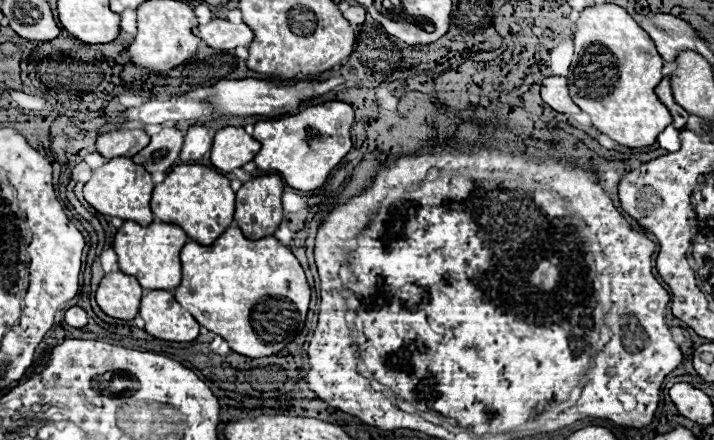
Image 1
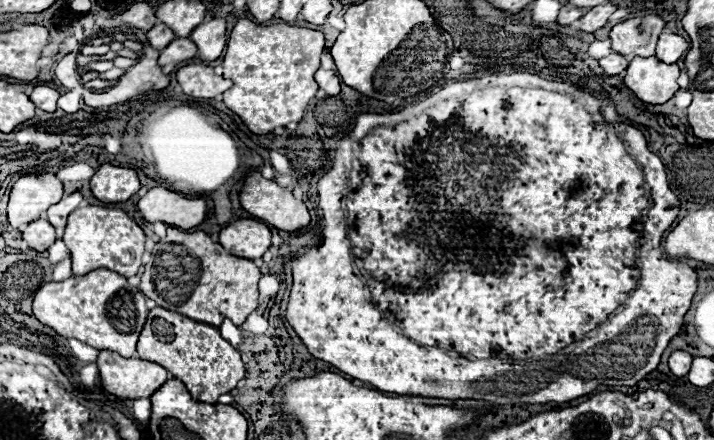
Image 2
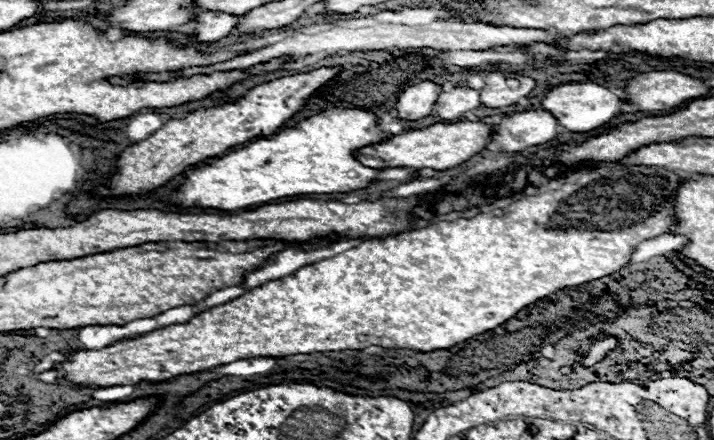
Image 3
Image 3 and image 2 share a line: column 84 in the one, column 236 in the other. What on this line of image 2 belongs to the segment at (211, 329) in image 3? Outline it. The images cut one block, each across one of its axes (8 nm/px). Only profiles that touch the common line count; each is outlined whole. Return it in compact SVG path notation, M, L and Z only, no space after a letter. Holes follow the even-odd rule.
M160 306L148 314L138 340L138 356L164 366L174 374L174 378L186 384L194 400L206 404L216 404L218 396L236 388L238 380L246 374L240 352L220 336L218 328L190 320L188 316L164 310Z

